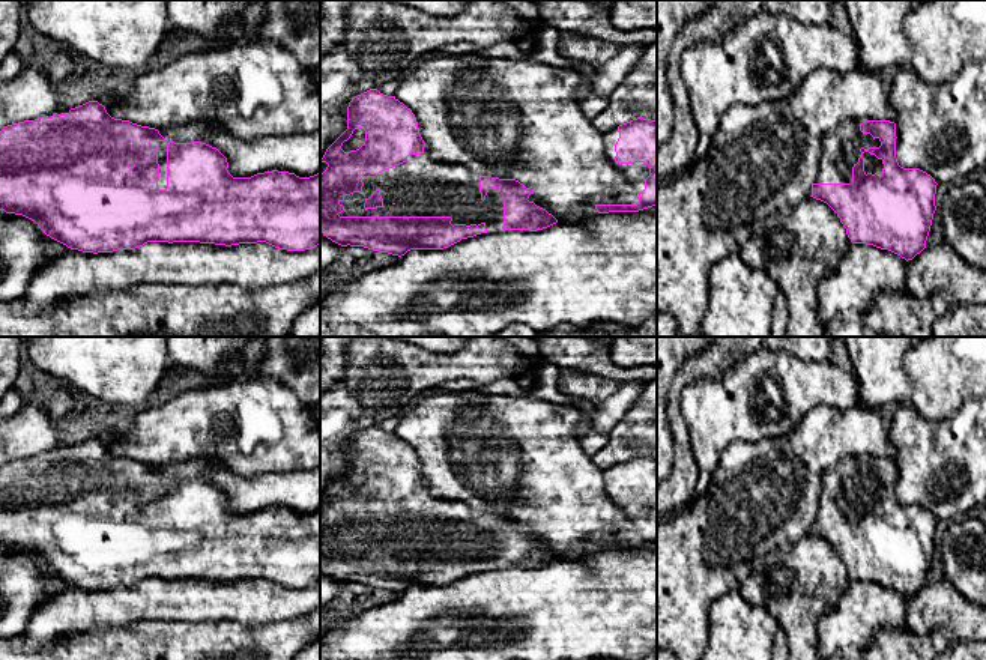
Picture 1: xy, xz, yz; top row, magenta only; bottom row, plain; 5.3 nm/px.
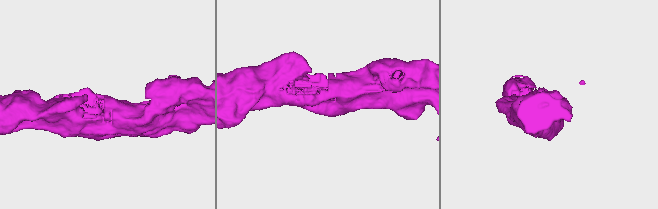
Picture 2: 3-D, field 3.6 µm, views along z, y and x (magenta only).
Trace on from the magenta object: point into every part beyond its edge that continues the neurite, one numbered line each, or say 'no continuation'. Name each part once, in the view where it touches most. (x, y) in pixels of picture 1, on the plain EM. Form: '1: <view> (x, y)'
1: xz (636, 510)
2: xz (421, 523)

